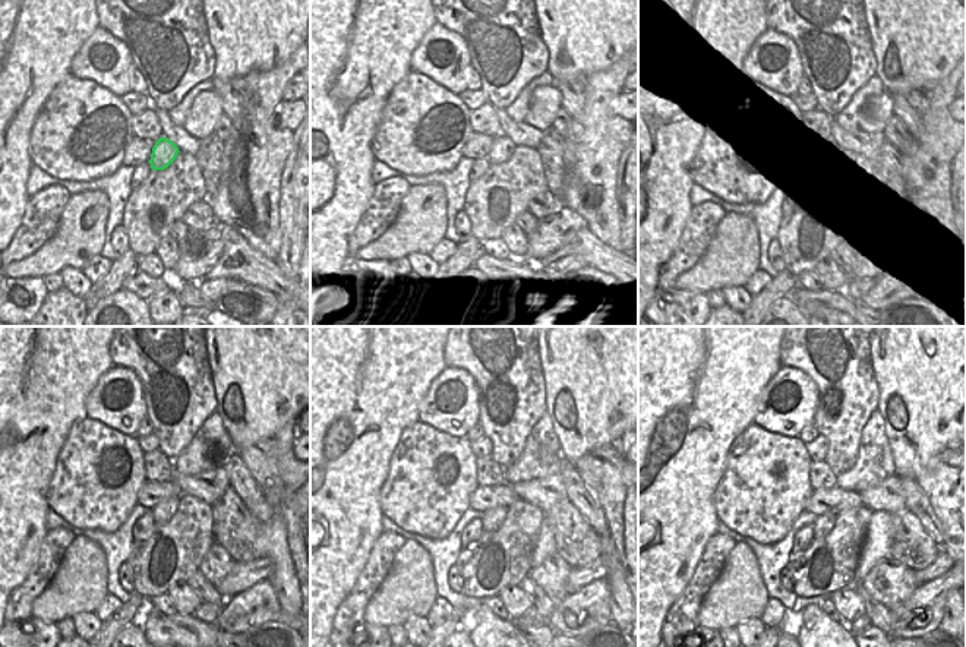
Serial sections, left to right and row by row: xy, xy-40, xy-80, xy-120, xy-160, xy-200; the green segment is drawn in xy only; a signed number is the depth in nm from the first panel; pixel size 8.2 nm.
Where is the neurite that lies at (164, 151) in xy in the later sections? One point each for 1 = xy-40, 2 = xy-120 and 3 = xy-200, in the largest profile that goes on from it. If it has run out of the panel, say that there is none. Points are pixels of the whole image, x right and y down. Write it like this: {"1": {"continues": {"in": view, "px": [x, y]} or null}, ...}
{"1": {"continues": {"in": "xy-40", "px": [496, 152]}}, "2": {"continues": {"in": "xy-120", "px": [163, 511]}}, "3": {"continues": {"in": "xy-200", "px": [823, 526]}}}

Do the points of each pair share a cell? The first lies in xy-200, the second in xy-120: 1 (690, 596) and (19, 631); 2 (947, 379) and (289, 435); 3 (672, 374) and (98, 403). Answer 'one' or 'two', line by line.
1: two
2: two
3: two

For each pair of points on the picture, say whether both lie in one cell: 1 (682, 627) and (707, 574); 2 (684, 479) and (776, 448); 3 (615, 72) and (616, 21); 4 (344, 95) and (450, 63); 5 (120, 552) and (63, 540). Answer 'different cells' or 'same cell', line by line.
1: same cell
2: different cells
3: different cells
4: different cells
5: different cells

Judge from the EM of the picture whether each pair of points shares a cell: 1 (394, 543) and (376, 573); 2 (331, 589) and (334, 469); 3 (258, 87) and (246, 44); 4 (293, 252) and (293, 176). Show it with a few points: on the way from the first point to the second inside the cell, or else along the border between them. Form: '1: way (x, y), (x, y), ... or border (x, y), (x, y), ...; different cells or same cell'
1: way (387, 551), (378, 565); same cell
2: way (331, 559), (334, 498); same cell
3: border (286, 57), (270, 69), (252, 69), (230, 81); different cells
4: way (293, 233), (293, 195); same cell

